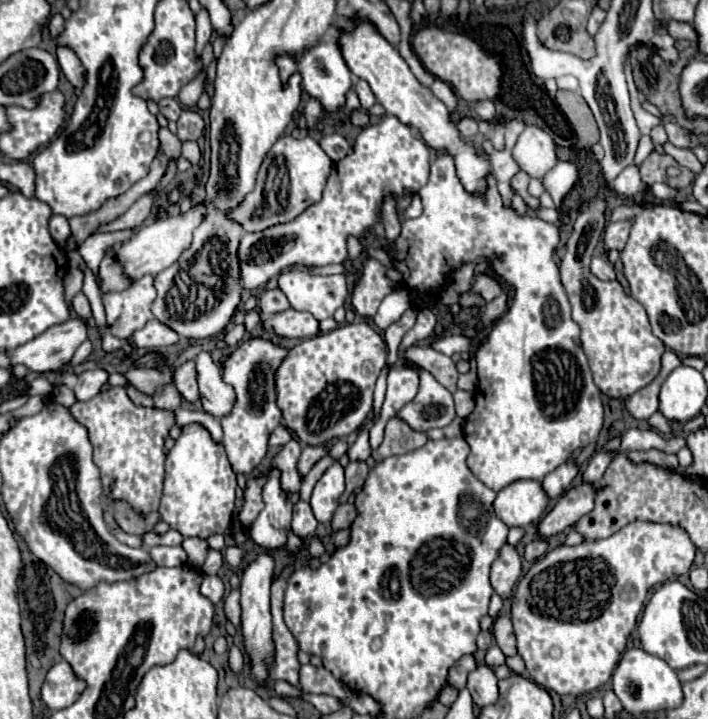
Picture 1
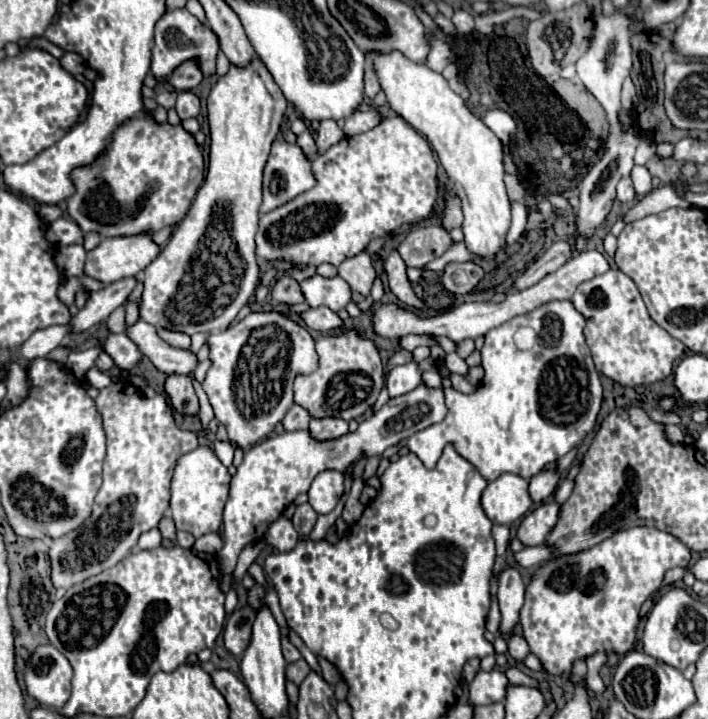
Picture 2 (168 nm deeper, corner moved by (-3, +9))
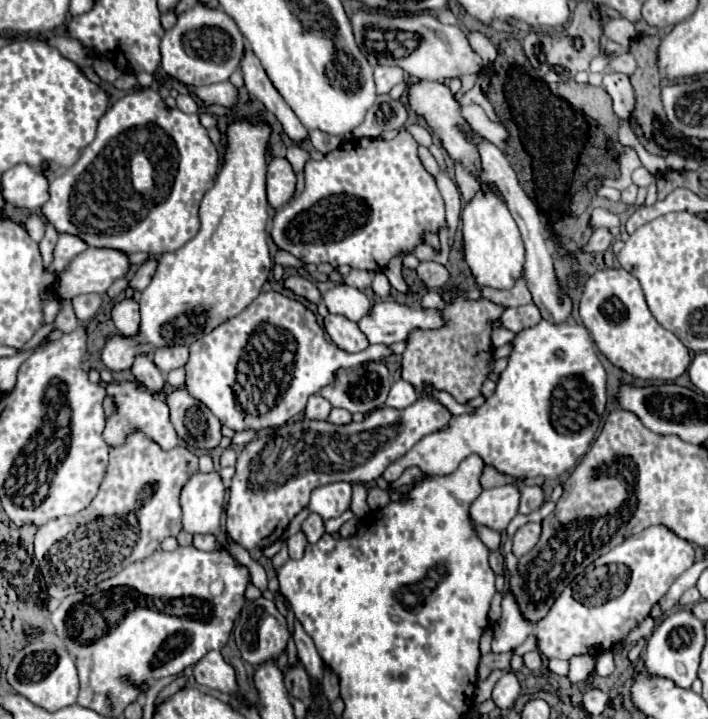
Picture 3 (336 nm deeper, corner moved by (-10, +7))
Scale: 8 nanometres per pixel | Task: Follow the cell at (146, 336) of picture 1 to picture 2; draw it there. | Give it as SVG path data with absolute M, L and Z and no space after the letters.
M157 330L161 340L165 340L169 346L173 348L181 348L181 350L187 350L189 344L191 344L191 338L181 334L181 332L169 332L169 330Z

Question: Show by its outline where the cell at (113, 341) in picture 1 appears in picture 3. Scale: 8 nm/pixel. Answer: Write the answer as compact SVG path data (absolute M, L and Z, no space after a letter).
M136 356L136 362L132 364L130 372L148 390L152 390L152 392L158 392L160 390L162 392L162 388L164 388L164 376L160 374L158 366L152 362L150 356Z

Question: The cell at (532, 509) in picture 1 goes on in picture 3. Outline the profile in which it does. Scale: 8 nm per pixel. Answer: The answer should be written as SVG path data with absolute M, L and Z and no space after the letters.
M504 484L484 490L470 506L470 518L474 524L482 524L492 530L504 532L510 520L518 514L518 506L520 488L514 484Z

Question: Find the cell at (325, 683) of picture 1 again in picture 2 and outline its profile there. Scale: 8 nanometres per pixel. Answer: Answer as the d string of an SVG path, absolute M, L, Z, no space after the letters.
M301 658L301 660L297 660L297 662L293 662L293 664L287 664L287 670L285 670L285 678L289 680L289 682L293 682L293 684L301 684L301 680L307 676L307 672L309 672L309 664Z

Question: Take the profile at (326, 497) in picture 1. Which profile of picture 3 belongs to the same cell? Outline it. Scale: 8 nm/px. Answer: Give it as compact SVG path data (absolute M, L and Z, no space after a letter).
M332 482L326 486L318 486L312 490L310 498L310 512L320 514L324 520L340 516L350 506L350 494L352 488L348 482Z

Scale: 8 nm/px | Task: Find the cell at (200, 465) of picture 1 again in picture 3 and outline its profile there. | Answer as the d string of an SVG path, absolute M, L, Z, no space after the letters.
M216 470L192 474L180 494L184 530L190 534L216 534L220 530L224 502L226 486Z

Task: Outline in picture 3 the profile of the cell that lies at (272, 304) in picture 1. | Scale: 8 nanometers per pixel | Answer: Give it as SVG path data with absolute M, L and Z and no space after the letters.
M292 274L284 280L284 288L286 290L292 290L296 296L302 296L306 298L308 302L316 304L320 300L320 292L316 288L316 284L304 276L298 276L298 274Z

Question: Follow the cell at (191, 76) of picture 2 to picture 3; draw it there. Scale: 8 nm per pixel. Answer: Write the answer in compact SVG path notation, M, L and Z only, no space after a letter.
M146 88L146 90L140 90L140 92L126 94L122 100L118 100L102 116L102 120L98 124L98 134L96 134L94 142L82 150L80 158L62 176L58 176L58 178L52 180L52 184L50 184L50 200L42 206L42 214L48 218L48 222L54 224L54 228L58 232L74 234L74 236L82 238L88 246L94 246L94 248L116 248L116 250L122 250L126 254L150 252L152 256L160 256L164 252L178 250L180 246L184 246L184 242L188 242L190 238L196 236L196 230L200 228L198 206L200 206L200 200L206 194L206 190L212 186L212 182L216 178L216 172L218 172L218 166L220 166L218 150L212 144L212 140L208 138L206 128L202 128L202 124L198 122L198 114L184 114L180 110L172 110L172 108L168 108L164 104L164 100L160 98L160 92L156 88Z

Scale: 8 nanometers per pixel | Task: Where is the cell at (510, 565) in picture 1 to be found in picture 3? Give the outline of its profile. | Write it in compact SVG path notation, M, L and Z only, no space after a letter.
M510 590L504 592L502 616L494 624L492 632L492 652L512 652L534 632L534 624L528 622L524 614L520 614L520 606L516 606L516 598L512 598Z

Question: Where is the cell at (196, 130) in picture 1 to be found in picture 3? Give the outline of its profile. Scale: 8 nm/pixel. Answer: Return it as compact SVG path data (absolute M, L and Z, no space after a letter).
M180 94L176 98L176 104L178 104L178 110L182 110L186 114L196 114L198 112L198 104L190 94Z

